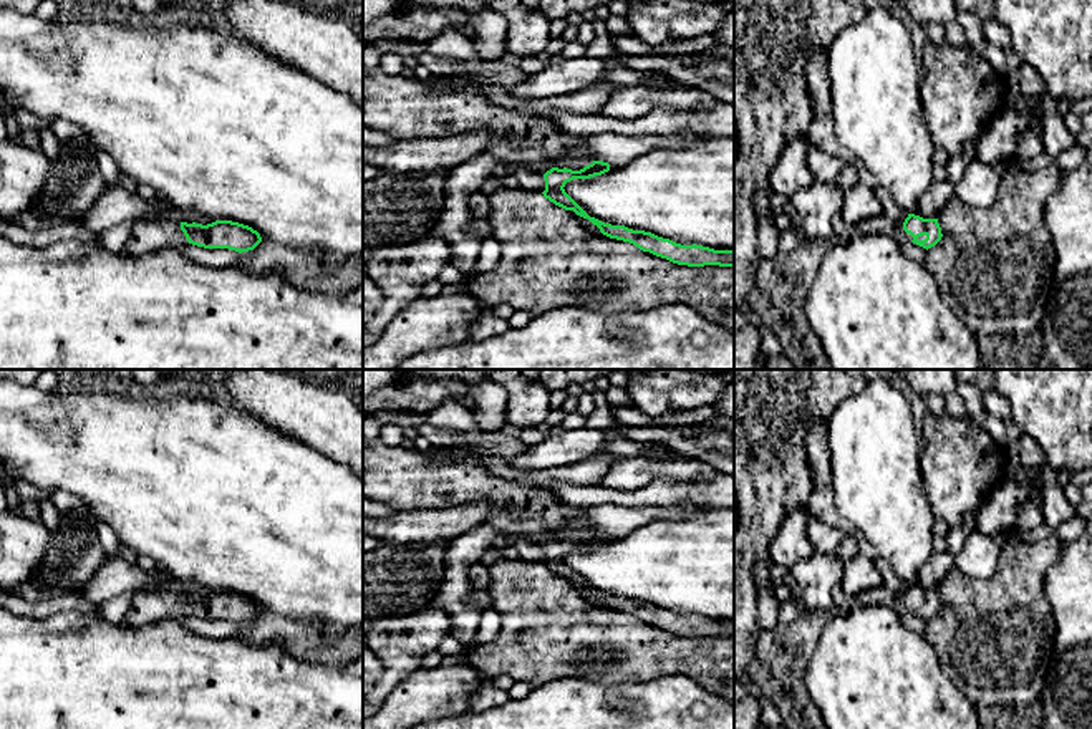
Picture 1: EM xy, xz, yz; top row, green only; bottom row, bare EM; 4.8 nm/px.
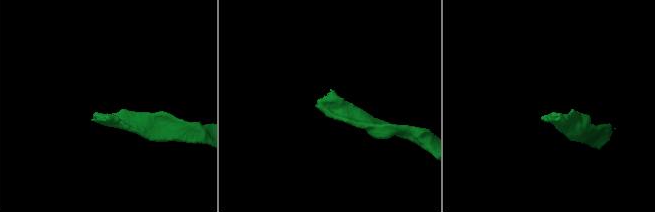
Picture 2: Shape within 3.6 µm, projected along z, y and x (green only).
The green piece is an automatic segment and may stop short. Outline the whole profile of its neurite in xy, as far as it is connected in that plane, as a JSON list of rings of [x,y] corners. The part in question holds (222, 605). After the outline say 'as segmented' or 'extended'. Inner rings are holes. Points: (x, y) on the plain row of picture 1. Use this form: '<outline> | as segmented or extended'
[[[167,588],[154,593],[133,593],[124,623],[141,626],[159,620],[177,618],[184,613],[204,620],[229,620],[242,625],[254,621],[262,613],[262,608],[252,598],[232,591],[215,591],[202,596]]] | extended

